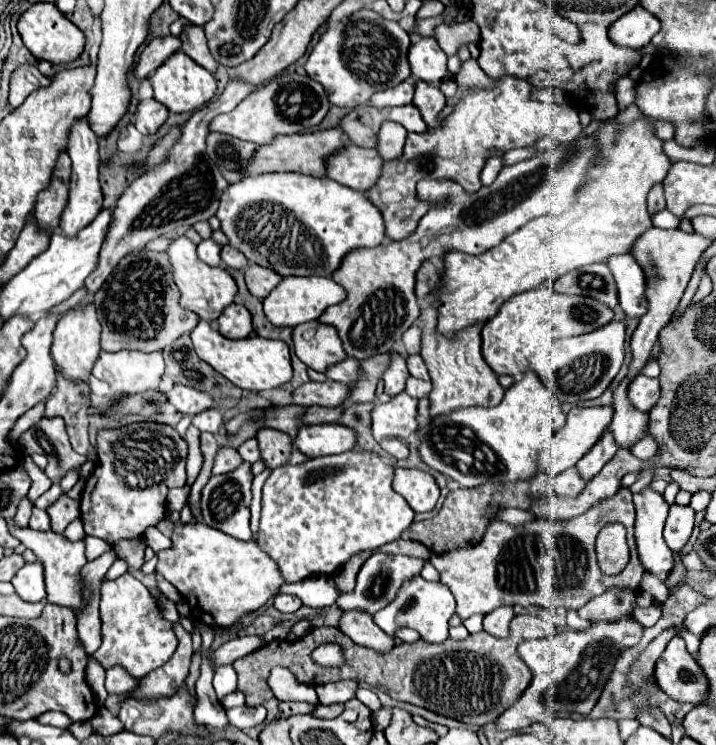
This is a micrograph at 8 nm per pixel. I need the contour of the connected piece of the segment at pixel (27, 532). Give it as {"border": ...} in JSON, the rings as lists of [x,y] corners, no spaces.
{"border":[[[9,521],[9,533],[17,537],[27,549],[31,549],[37,559],[45,567],[45,585],[47,585],[47,601],[71,609],[81,607],[81,579],[79,579],[79,569],[85,565],[85,539],[79,541],[69,541],[65,535],[55,533],[53,529],[49,531],[33,531],[31,527],[19,527],[13,521]]]}

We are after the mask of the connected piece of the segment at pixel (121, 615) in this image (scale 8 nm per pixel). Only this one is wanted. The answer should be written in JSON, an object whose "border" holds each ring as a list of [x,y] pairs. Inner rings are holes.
{"border":[[[121,575],[113,581],[105,581],[101,587],[101,635],[103,643],[93,655],[105,669],[113,665],[123,665],[135,679],[143,677],[157,667],[161,667],[173,651],[177,649],[177,639],[171,623],[159,615],[159,609],[149,593],[149,589],[137,581],[133,575]]]}

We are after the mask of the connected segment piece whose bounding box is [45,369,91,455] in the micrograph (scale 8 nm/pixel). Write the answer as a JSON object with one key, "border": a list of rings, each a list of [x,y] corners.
{"border":[[[57,369],[57,387],[47,399],[45,415],[53,417],[59,415],[65,419],[69,439],[81,455],[85,455],[91,447],[87,437],[87,413],[89,405],[89,381],[69,381]]]}

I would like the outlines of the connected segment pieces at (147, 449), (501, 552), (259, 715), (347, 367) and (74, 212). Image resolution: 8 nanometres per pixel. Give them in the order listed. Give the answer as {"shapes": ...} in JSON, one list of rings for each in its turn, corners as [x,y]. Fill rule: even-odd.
{"shapes":[[[[141,421],[117,429],[101,429],[97,433],[97,469],[89,479],[91,489],[81,495],[81,521],[87,535],[99,537],[107,543],[117,543],[119,539],[141,537],[147,527],[159,523],[165,517],[165,497],[173,487],[185,487],[185,461],[187,461],[187,441],[165,423]]],[[[621,487],[613,497],[601,499],[599,503],[589,507],[583,515],[567,521],[535,519],[515,527],[497,521],[497,513],[493,513],[489,529],[485,531],[481,543],[465,549],[451,549],[441,555],[433,553],[429,561],[439,571],[441,581],[455,595],[457,615],[461,619],[469,619],[475,613],[487,615],[501,605],[523,605],[523,607],[541,605],[549,609],[557,607],[581,609],[589,599],[601,595],[609,587],[637,589],[637,583],[641,581],[645,569],[641,567],[637,555],[633,521],[635,521],[635,507],[631,501],[631,491],[627,487]],[[613,521],[619,521],[627,527],[631,561],[619,575],[605,575],[601,573],[595,559],[595,537],[603,525]],[[543,535],[551,535],[555,541],[555,549],[549,553],[555,563],[551,581],[543,579]]],[[[233,707],[233,709],[227,709],[227,719],[231,725],[239,727],[239,729],[247,729],[247,727],[257,727],[265,721],[265,707]]],[[[345,359],[339,361],[335,365],[331,365],[329,369],[325,369],[325,375],[333,381],[341,381],[341,383],[353,383],[359,377],[359,361],[357,359]]],[[[87,115],[81,117],[79,121],[73,123],[73,127],[69,129],[69,137],[67,137],[67,153],[73,161],[71,167],[71,185],[69,185],[69,203],[61,213],[61,221],[59,221],[59,229],[65,237],[75,237],[81,229],[85,229],[101,211],[101,203],[103,203],[103,191],[99,185],[99,153],[97,153],[97,135],[93,133],[93,129],[89,127]]]]}

